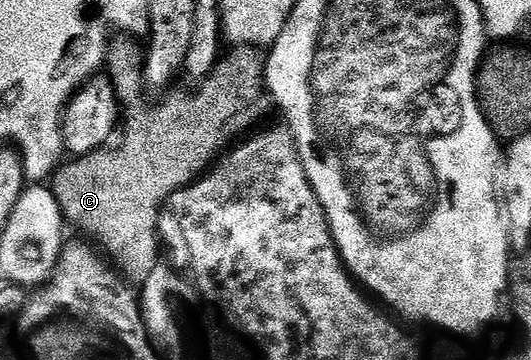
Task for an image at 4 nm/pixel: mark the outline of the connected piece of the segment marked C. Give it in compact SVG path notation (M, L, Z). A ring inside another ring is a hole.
M119 37L115 44L105 51L106 74L109 76L115 95L119 98L120 108L125 109L125 118L121 123L123 140L115 152L100 149L92 155L72 158L56 170L49 186L57 197L64 220L71 223L106 258L124 280L141 285L160 266L159 259L159 210L166 208L171 196L202 179L213 164L230 148L238 144L248 133L260 126L259 122L267 115L268 95L231 95L231 87L255 87L265 83L265 59L258 50L237 49L233 55L216 66L215 70L198 84L192 95L179 91L176 95L167 93L156 107L147 107L143 64L145 51L138 47L131 37Z

